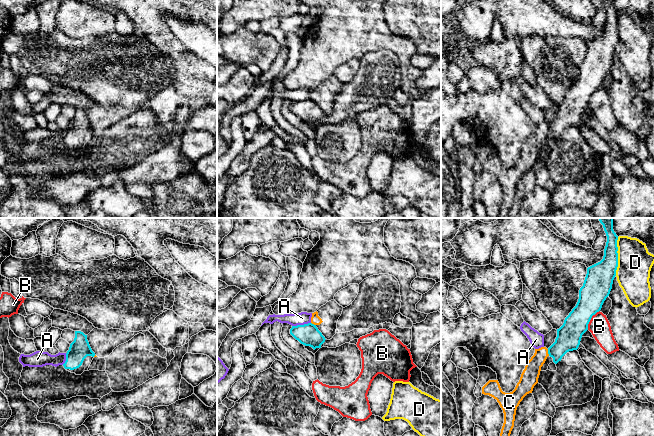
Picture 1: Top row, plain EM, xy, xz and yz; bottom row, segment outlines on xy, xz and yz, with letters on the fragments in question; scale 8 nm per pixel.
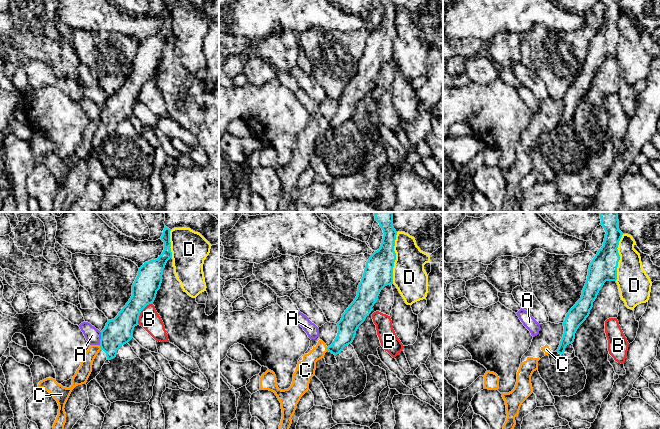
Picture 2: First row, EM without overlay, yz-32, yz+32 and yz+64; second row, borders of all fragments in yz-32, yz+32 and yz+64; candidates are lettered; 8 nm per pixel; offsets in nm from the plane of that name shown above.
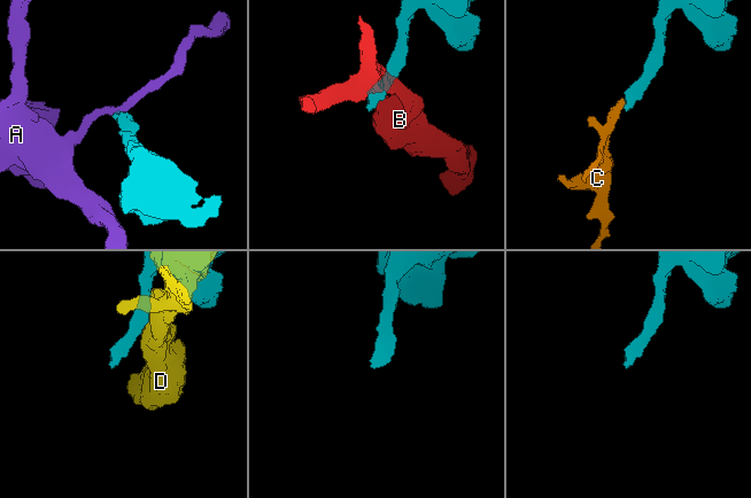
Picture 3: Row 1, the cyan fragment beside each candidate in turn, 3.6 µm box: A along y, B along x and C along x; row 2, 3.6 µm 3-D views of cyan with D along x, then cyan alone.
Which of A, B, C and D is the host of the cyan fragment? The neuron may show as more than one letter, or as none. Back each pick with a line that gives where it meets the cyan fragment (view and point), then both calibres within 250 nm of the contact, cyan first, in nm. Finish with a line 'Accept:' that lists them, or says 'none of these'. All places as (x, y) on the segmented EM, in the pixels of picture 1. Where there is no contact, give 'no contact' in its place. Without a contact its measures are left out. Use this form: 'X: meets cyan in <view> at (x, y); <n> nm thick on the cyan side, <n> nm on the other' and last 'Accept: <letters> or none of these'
Accept: none of these

